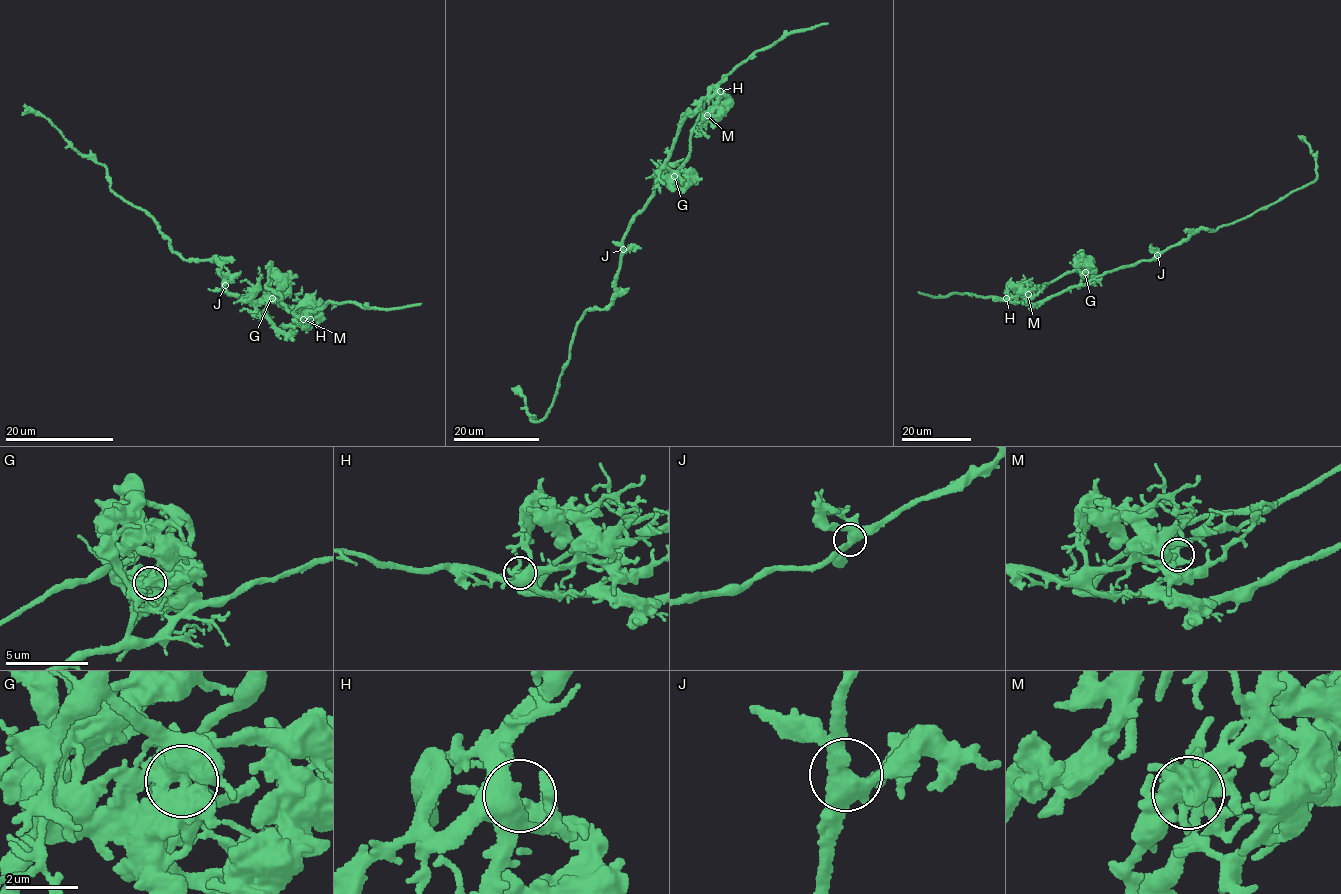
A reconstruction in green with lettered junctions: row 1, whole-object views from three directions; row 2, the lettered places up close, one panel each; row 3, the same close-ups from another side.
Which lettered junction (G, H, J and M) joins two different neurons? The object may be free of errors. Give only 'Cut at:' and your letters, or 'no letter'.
Cut at: G

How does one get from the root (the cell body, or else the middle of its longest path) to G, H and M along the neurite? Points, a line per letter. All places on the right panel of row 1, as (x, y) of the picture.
G: (1157, 255), (1101, 275), (1084, 272)
H: (1157, 255), (1098, 275), (1034, 305), (1013, 302), (1006, 298)
M: (1157, 255), (1098, 275), (1034, 305), (1014, 302), (1019, 296), (1028, 294)

